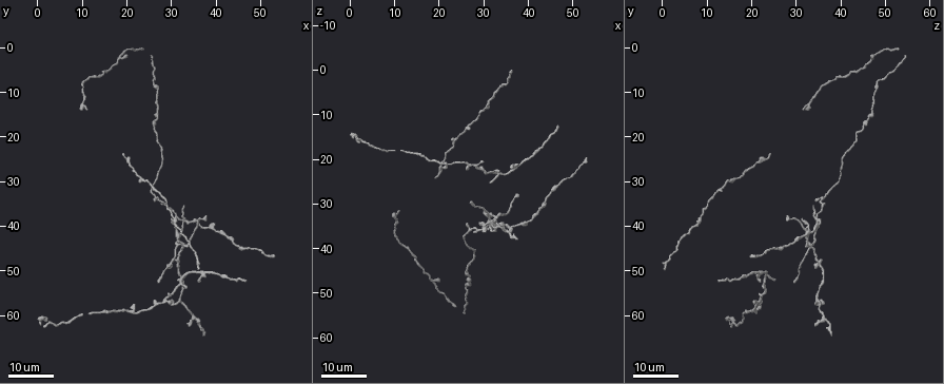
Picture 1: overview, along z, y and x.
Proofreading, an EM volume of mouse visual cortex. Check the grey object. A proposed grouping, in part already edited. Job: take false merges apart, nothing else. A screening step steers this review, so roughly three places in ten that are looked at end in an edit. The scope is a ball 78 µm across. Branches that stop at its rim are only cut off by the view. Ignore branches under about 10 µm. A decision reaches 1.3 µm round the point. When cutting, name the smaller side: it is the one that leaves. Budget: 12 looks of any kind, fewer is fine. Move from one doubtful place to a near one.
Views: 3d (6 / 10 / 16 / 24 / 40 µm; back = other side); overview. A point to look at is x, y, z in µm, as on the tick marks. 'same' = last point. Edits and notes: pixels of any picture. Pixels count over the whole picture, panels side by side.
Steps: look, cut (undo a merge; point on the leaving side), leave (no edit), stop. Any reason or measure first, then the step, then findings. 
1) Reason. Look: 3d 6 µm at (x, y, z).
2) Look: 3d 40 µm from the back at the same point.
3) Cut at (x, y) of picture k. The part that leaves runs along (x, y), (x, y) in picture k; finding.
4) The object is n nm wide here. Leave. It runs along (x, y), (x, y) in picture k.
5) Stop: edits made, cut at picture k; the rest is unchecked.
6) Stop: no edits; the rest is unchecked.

Sudden change in width. Look: 3d 24 µm at (18.0, 2.5, 47.0).

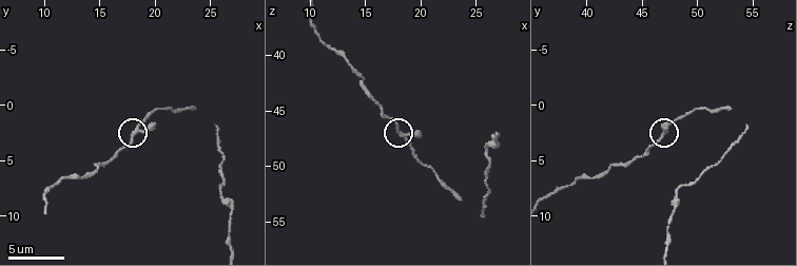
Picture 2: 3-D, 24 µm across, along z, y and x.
Look: 3d 6 µm at (17.8, 3.0, 46.8).

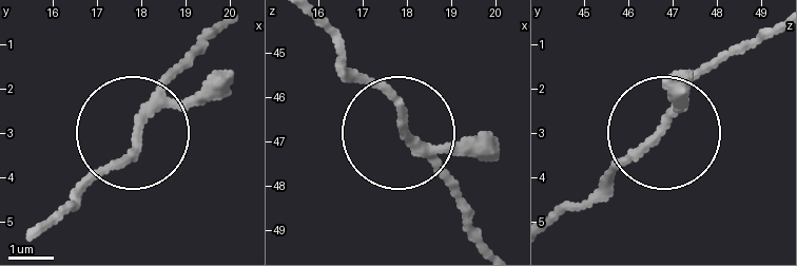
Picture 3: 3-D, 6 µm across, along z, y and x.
The object is 170 nm wide here. Leave. All the same neuron.

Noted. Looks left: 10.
A narrow waist. Look: 3d 24 µm at (27.0, 16.5, 46.5).

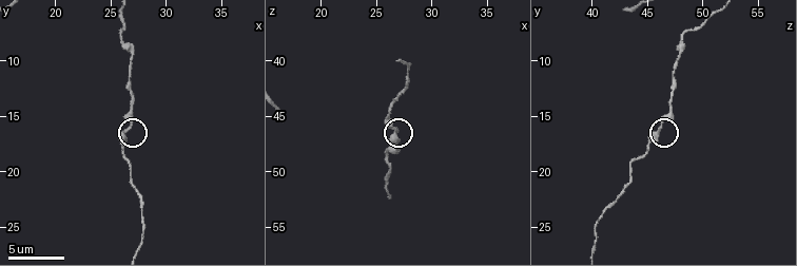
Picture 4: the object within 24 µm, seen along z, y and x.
Look: 3d 10 µm at (26.8, 15.8, 46.2).

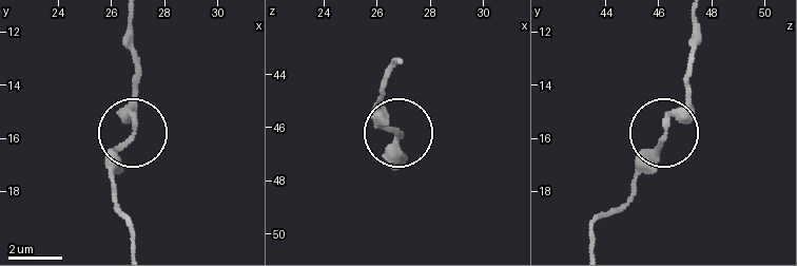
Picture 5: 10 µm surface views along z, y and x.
Leave. It runs along (695, 27), (685, 100), (634, 187) in picture 5; continuous, no second neuron.

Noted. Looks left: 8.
Sudden change in width. Look: 3d 10 µm at (25.8, 7.8, 48.2).

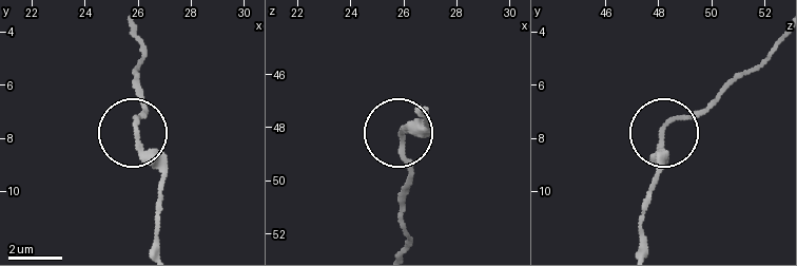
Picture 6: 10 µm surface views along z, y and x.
Leave. It runs along (641, 236), (641, 204), (664, 129), (702, 109), (734, 77) in picture 6; one neuron here.

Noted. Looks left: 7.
Sudden change in width. Look: 3d 24 µm at (20.0, 26.0, 21.5).

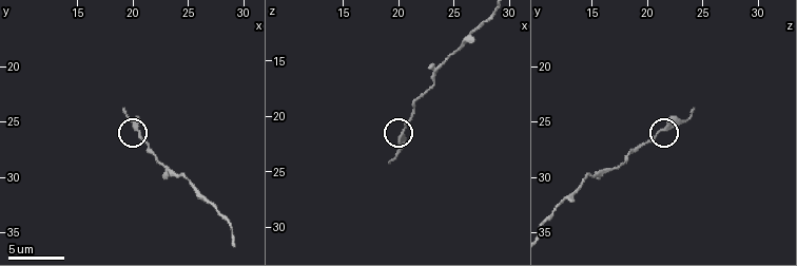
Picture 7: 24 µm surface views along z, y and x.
Look: 3d 6 µm at (20.4, 25.6, 21.6).

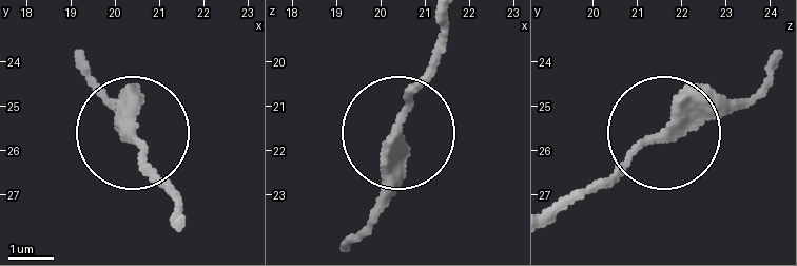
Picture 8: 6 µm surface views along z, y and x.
The object is 300 nm wide here. Leave. Continuous, no second neuron.

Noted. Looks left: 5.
Thick turns thin. Look: 3d 16 µm at (22.5, 59.5, 21.0).

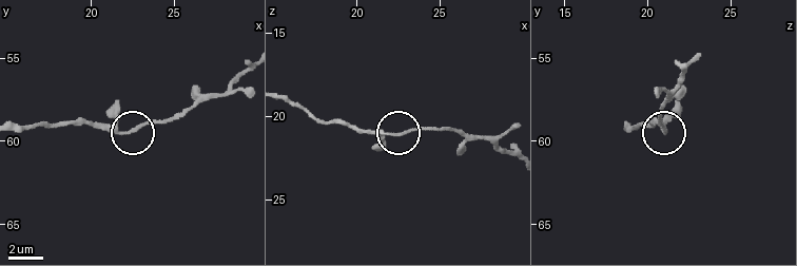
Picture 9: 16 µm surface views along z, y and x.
Look: 3d 6 µm at (22.2, 59.4, 21.0).

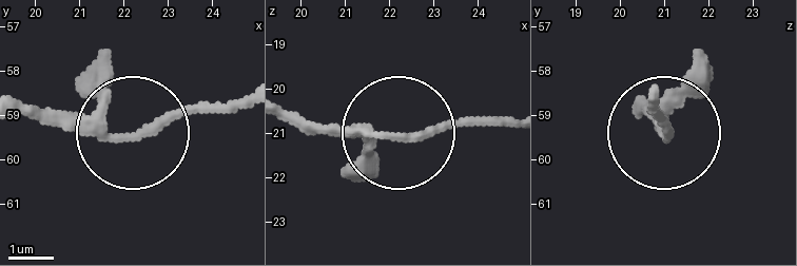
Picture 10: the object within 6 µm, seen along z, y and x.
Leave. One neuron here.

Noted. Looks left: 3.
Three-way junction. Look: 3d 24 µm at (33.0, 51.5, 23.5).

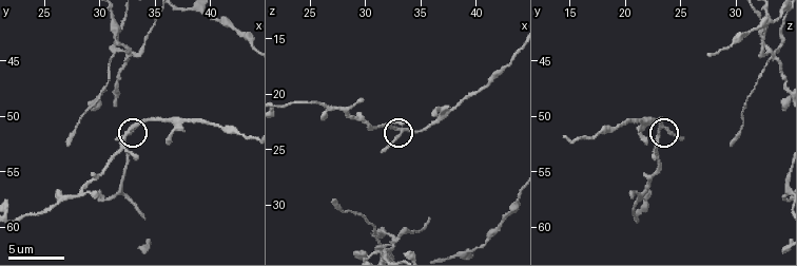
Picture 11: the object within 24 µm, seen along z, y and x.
Closer look. Look: 3d 6 µm at (32.8, 50.8, 23.0).

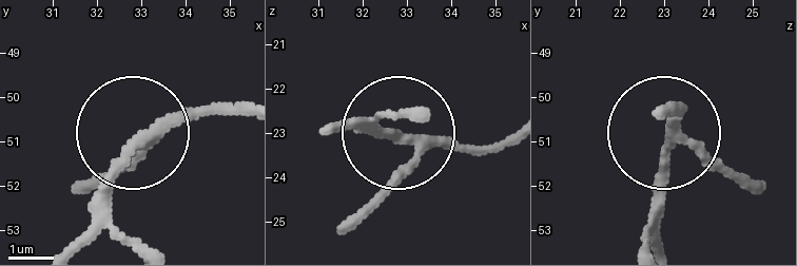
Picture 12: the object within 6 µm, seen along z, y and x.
The object is 210 nm wide here. Leave. Continuous, no second neuron.

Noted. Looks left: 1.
Stop: no edits; the rest is unchecked.

